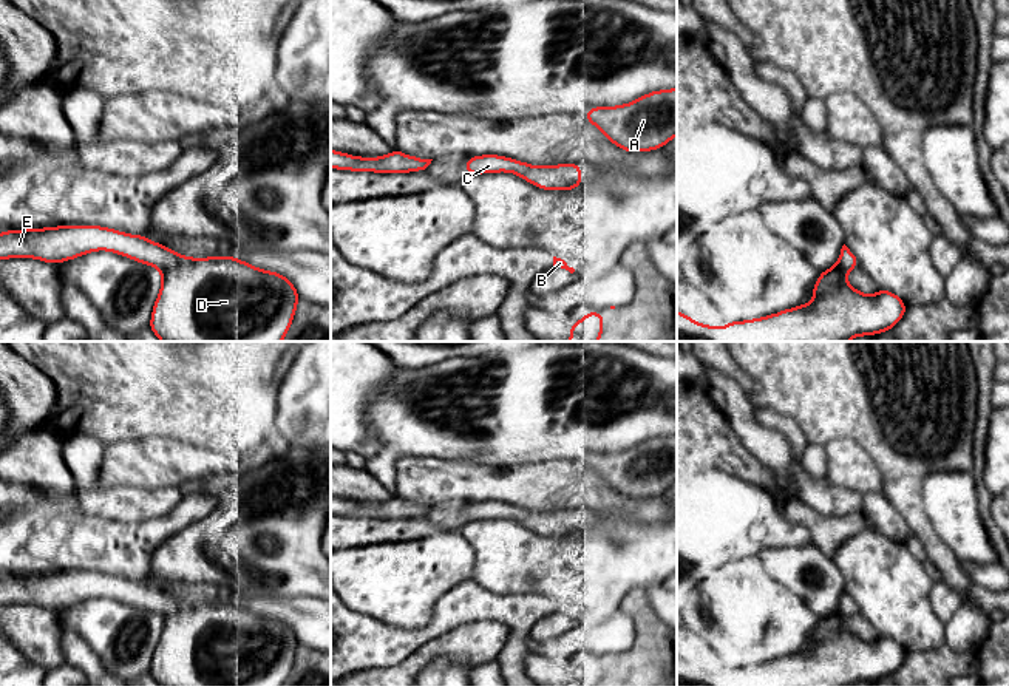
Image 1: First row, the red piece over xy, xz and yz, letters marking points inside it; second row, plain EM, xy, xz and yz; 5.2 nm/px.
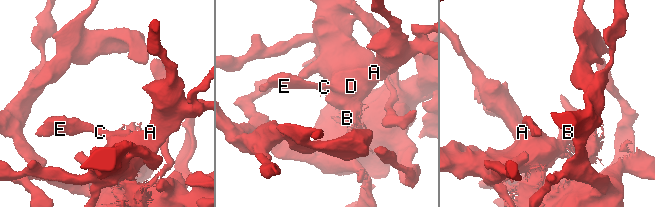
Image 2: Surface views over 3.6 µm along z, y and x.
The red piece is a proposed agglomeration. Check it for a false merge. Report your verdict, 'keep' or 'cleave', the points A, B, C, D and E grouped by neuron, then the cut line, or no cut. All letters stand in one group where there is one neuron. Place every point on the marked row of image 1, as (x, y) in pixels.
cleave; groups A B D / C E; cut xy (156, 244), (161, 251), (158, 266)

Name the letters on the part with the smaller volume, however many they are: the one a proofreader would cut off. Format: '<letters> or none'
C, E

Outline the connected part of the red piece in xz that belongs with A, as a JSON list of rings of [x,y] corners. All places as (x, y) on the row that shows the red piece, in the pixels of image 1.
[[[677,88],[652,91],[626,105],[593,107],[583,117],[624,151],[652,151],[677,134]]]

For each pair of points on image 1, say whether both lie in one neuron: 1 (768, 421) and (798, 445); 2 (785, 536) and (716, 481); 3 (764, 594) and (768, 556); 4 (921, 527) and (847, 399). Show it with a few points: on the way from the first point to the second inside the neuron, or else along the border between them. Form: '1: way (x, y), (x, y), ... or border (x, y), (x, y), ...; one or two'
1: way (776, 422), (794, 438); one
2: way (768, 526), (733, 490); one
3: border (756, 556), (762, 567), (794, 595); two
4: way (904, 495), (903, 462), (879, 439), (878, 431); one

